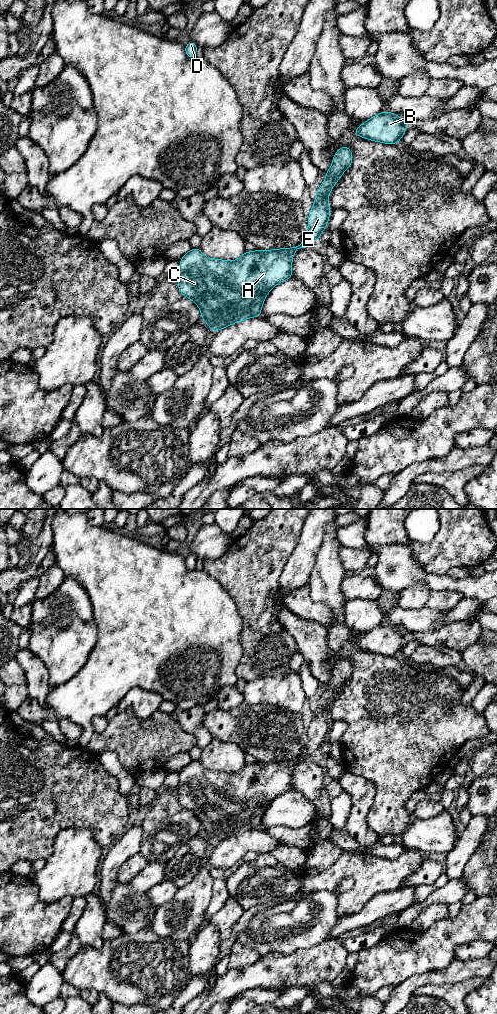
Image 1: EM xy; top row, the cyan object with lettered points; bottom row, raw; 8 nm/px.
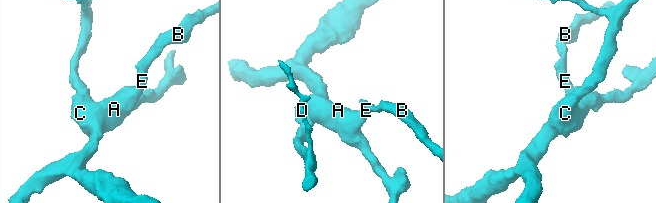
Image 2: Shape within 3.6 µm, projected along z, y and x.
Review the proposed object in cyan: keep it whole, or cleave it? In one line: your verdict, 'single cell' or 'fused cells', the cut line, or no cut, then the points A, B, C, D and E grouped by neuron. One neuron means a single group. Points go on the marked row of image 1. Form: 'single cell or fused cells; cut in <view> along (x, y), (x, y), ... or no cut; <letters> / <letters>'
single cell; no cut; A B C D E

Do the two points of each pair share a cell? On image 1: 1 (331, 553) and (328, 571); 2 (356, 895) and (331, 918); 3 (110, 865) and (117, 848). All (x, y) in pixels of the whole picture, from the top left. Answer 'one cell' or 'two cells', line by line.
1: one cell
2: two cells
3: one cell

